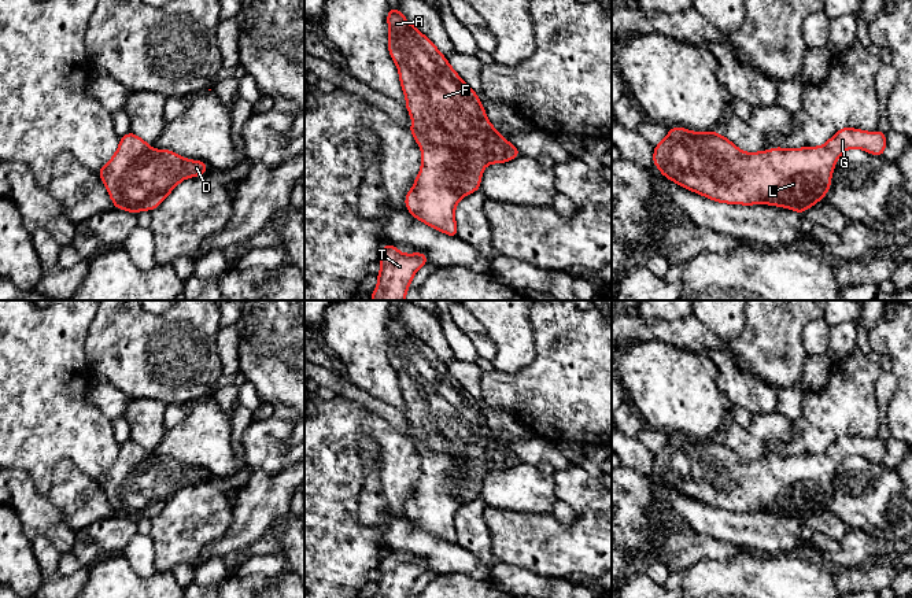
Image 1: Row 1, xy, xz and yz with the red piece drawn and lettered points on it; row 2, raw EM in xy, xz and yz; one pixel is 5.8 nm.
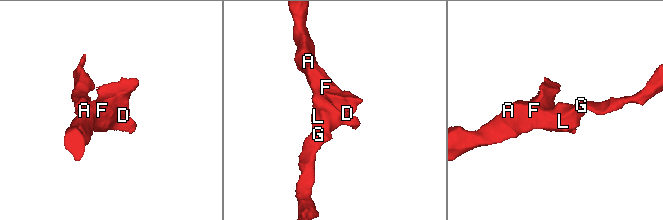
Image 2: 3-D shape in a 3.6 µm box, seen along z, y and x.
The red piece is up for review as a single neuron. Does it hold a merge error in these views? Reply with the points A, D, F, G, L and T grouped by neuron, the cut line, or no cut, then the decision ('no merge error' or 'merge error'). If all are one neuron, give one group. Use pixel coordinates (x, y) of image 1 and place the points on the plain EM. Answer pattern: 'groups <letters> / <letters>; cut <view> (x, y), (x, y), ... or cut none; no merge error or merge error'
groups A D F G L T; cut none; no merge error

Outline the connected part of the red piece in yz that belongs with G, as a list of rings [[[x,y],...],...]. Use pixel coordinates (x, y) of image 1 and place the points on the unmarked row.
[[[672,433],[668,443],[654,454],[653,469],[665,486],[715,509],[743,513],[772,512],[802,521],[827,502],[835,470],[849,455],[883,464],[886,440],[841,435],[820,454],[787,457],[775,454],[769,458],[743,459],[724,442],[713,438],[697,440]]]

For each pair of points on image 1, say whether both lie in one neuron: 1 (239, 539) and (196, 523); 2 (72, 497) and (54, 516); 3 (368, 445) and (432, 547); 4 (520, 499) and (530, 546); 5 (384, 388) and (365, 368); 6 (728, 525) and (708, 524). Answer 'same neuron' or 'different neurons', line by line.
1: different neurons
2: different neurons
3: same neuron
4: different neurons
5: same neuron
6: same neuron

